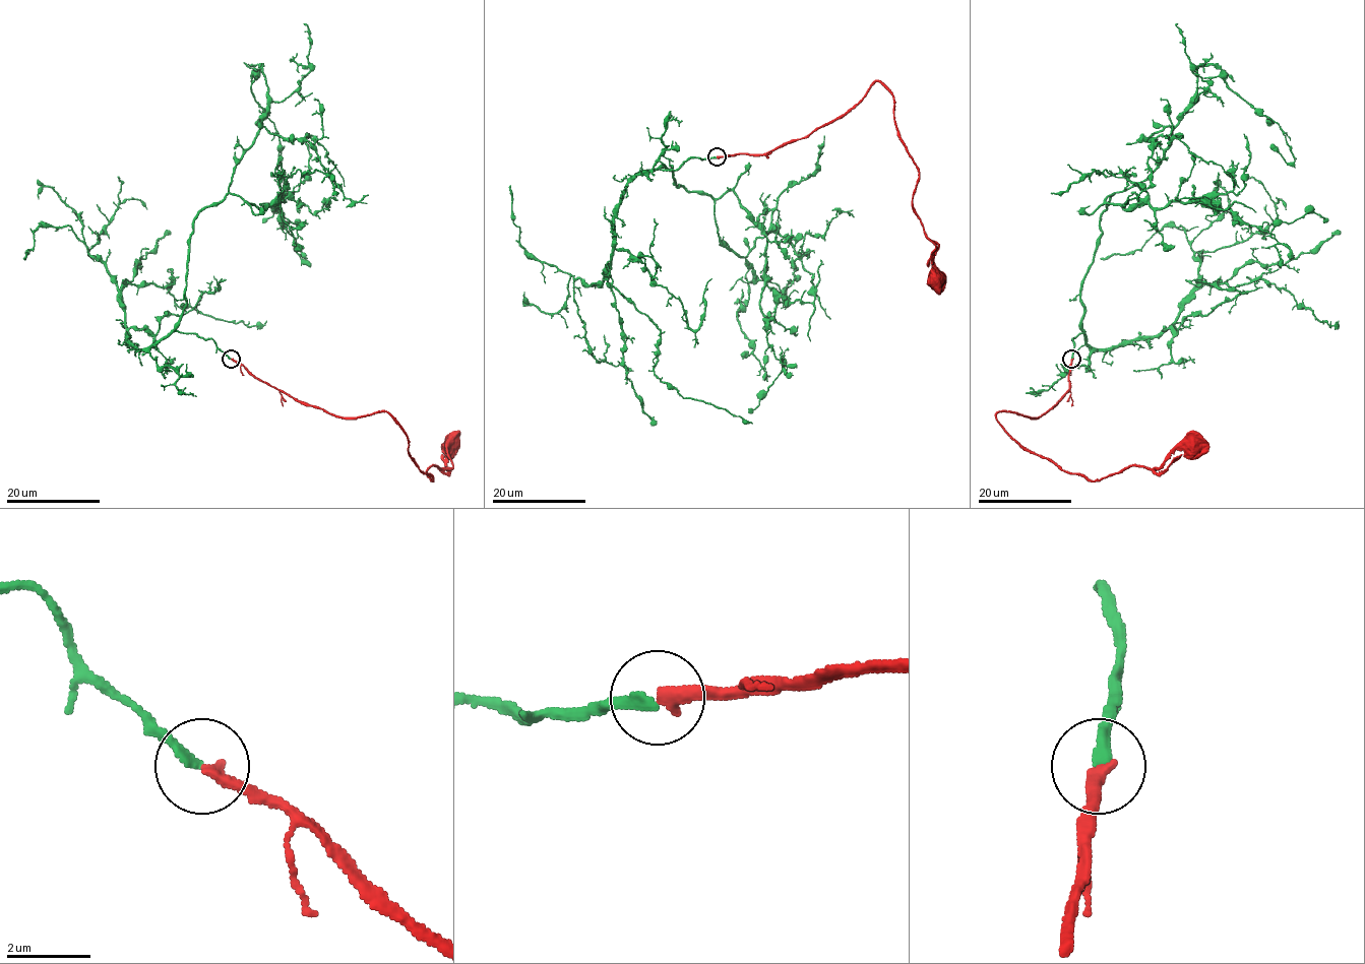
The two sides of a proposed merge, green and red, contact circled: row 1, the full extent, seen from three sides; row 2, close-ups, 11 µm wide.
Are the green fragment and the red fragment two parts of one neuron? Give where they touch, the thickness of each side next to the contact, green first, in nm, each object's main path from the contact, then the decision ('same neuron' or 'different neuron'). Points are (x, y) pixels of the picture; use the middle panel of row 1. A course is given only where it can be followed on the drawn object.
at (717, 156); 240 nm thick on the green side, 300 nm on the other; green runs (717, 157), (662, 168), (714, 199), (717, 233), (752, 268), (737, 318), (763, 379), (764, 356); red runs (717, 157), (766, 153), (806, 137), (878, 81), (917, 169), (913, 209), (937, 243), (938, 278); different neuron

